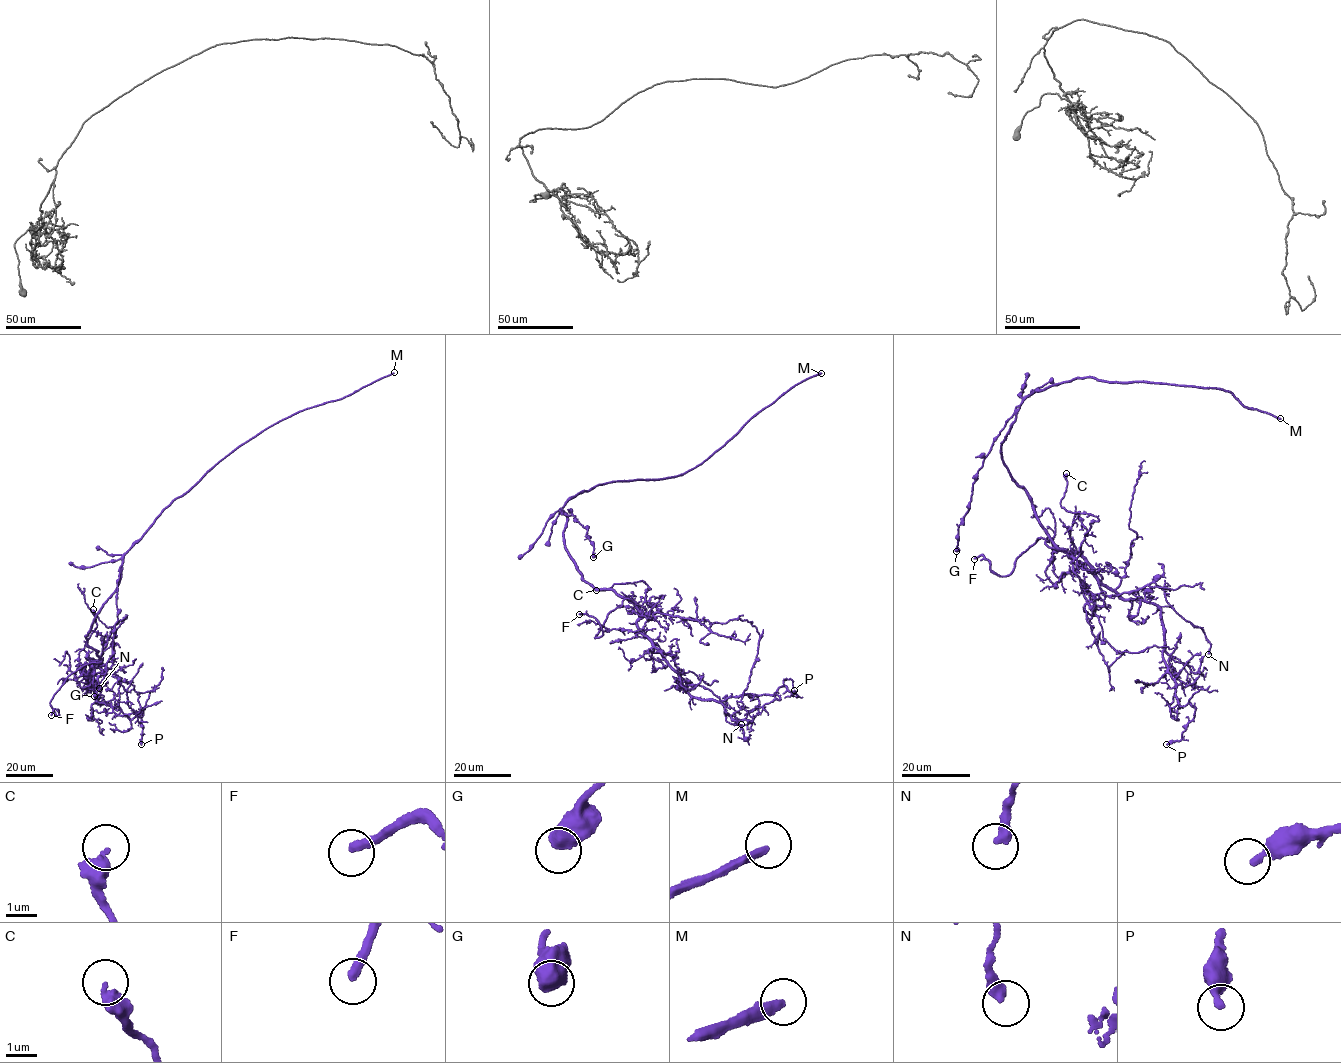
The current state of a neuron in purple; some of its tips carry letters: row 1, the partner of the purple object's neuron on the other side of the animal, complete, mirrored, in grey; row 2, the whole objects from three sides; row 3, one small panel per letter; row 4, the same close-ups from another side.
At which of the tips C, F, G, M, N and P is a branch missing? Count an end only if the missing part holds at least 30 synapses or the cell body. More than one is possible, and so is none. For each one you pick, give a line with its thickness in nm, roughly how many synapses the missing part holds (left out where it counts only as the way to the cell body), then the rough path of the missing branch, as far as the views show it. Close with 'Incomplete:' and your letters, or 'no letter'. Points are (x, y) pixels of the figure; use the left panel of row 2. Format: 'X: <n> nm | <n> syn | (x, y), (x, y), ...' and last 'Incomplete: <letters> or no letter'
F: 280 nm | (51, 715), (24, 721)
M: 280 nm | 170 syn
Incomplete: F, M

